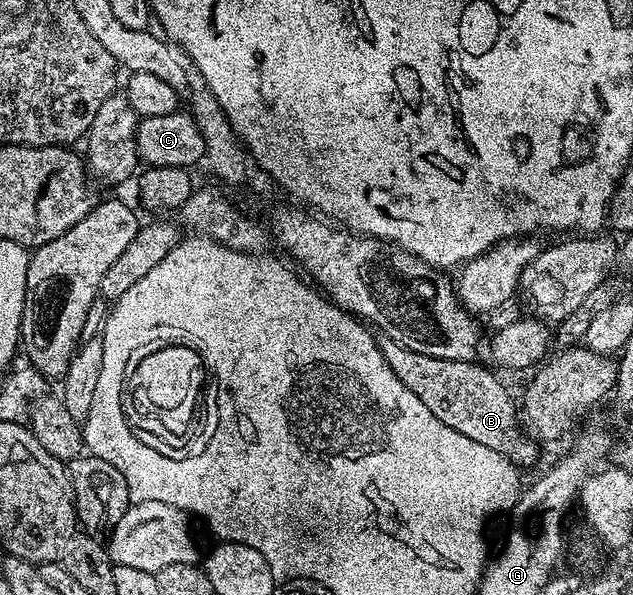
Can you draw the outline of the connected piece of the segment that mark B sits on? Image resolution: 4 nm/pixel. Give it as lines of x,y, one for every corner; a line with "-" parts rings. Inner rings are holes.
386,337
380,338
378,344
389,369
393,369
401,382
425,401
425,407
433,417
451,429
457,429
457,433
465,433
465,437
480,445
500,451
520,469
531,467
538,461
540,444
521,430
521,411
516,396
514,399
507,392
506,385
494,375
494,370
491,372
482,367
479,361
429,357

